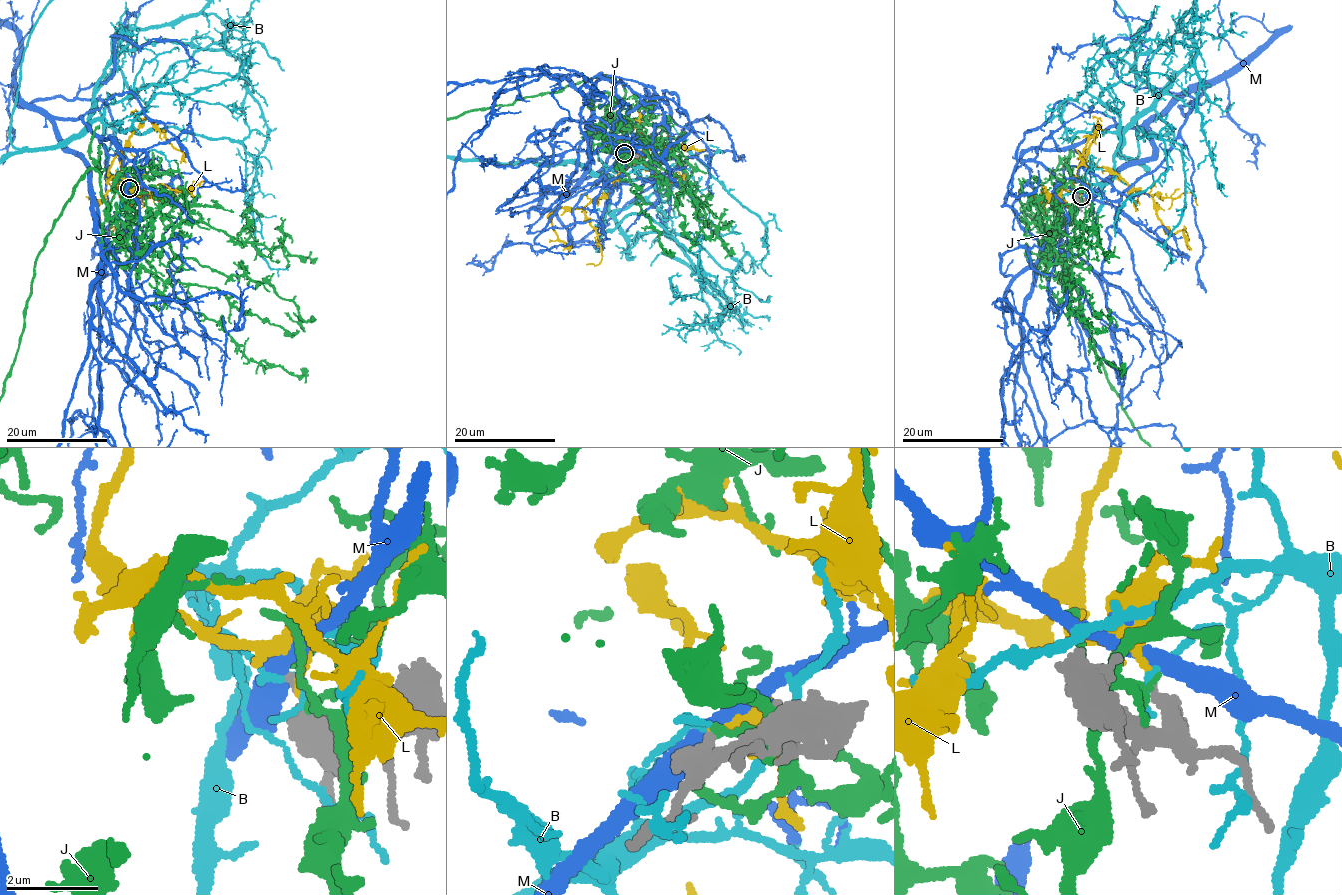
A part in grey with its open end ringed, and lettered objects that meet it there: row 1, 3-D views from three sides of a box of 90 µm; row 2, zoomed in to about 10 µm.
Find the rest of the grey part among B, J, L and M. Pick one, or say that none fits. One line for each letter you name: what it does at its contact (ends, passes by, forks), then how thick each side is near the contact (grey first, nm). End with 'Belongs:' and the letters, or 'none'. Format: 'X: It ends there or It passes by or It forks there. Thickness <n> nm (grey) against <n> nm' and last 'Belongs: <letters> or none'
Belongs: none

